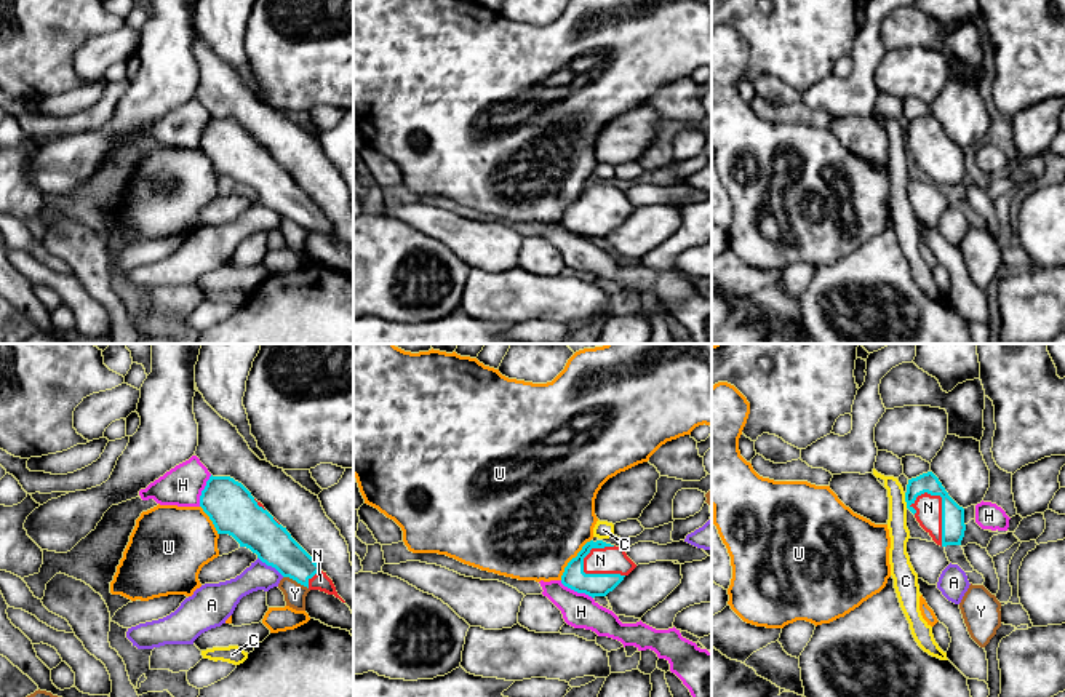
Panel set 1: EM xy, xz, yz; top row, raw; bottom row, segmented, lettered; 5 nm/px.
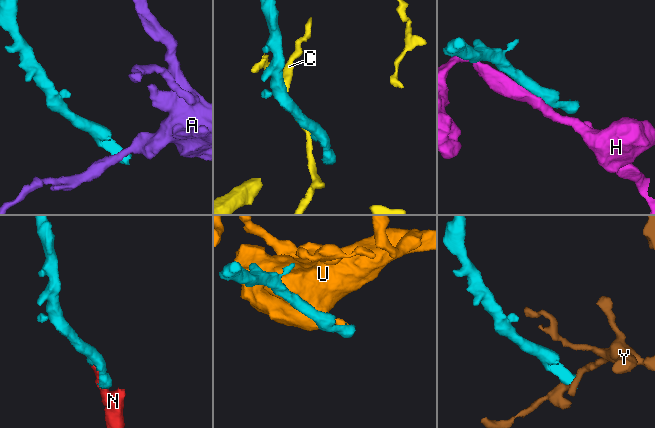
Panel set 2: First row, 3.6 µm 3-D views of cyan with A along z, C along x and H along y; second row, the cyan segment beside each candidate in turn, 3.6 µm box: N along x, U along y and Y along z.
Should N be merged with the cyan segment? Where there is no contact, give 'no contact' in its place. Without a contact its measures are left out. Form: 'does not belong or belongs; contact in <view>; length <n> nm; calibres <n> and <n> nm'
belongs; contact in yz; length 300 nm; calibres 120 and 130 nm

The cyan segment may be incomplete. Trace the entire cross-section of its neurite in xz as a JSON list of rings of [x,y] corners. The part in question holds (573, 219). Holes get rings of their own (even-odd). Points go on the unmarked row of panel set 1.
[[[590,182],[572,200],[561,217],[561,225],[592,240],[612,233],[636,206],[625,192],[603,182]]]

